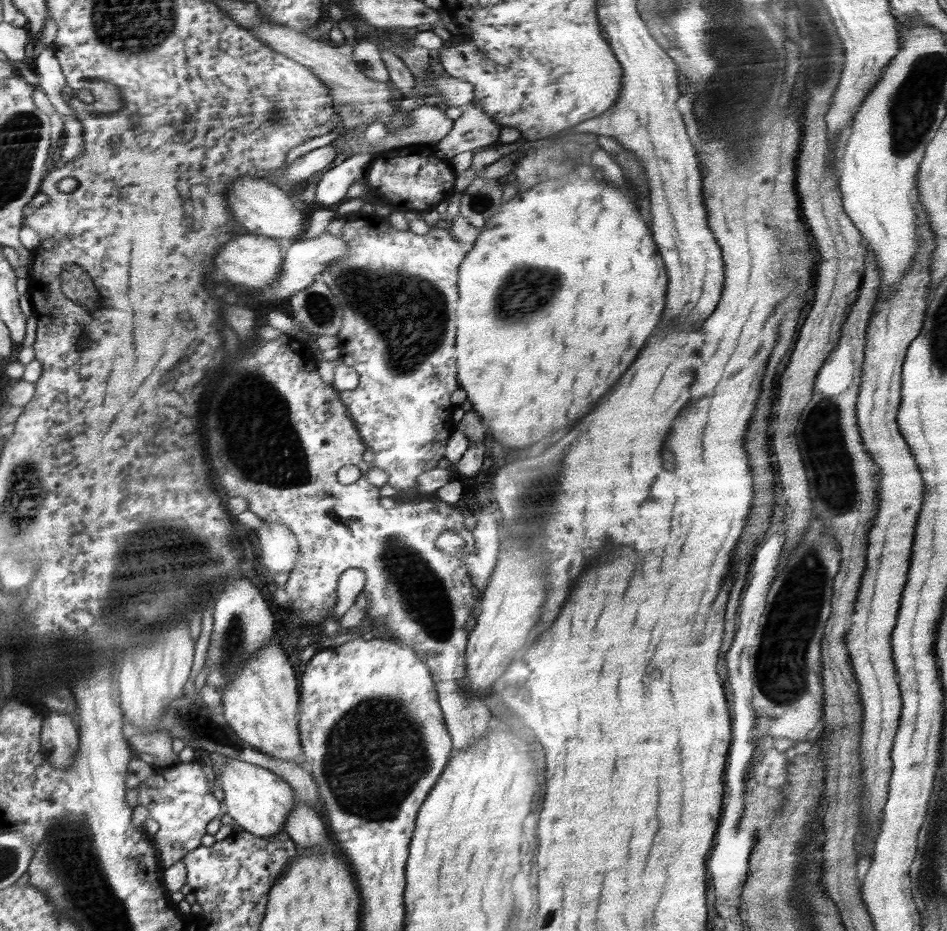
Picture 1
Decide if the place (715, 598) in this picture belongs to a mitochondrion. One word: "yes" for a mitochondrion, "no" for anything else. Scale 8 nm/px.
no

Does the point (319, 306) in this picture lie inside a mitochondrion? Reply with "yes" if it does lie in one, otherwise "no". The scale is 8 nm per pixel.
yes

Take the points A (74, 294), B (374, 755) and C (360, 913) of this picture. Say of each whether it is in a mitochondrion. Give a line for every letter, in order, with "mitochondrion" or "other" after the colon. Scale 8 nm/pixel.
A: mitochondrion
B: mitochondrion
C: other

